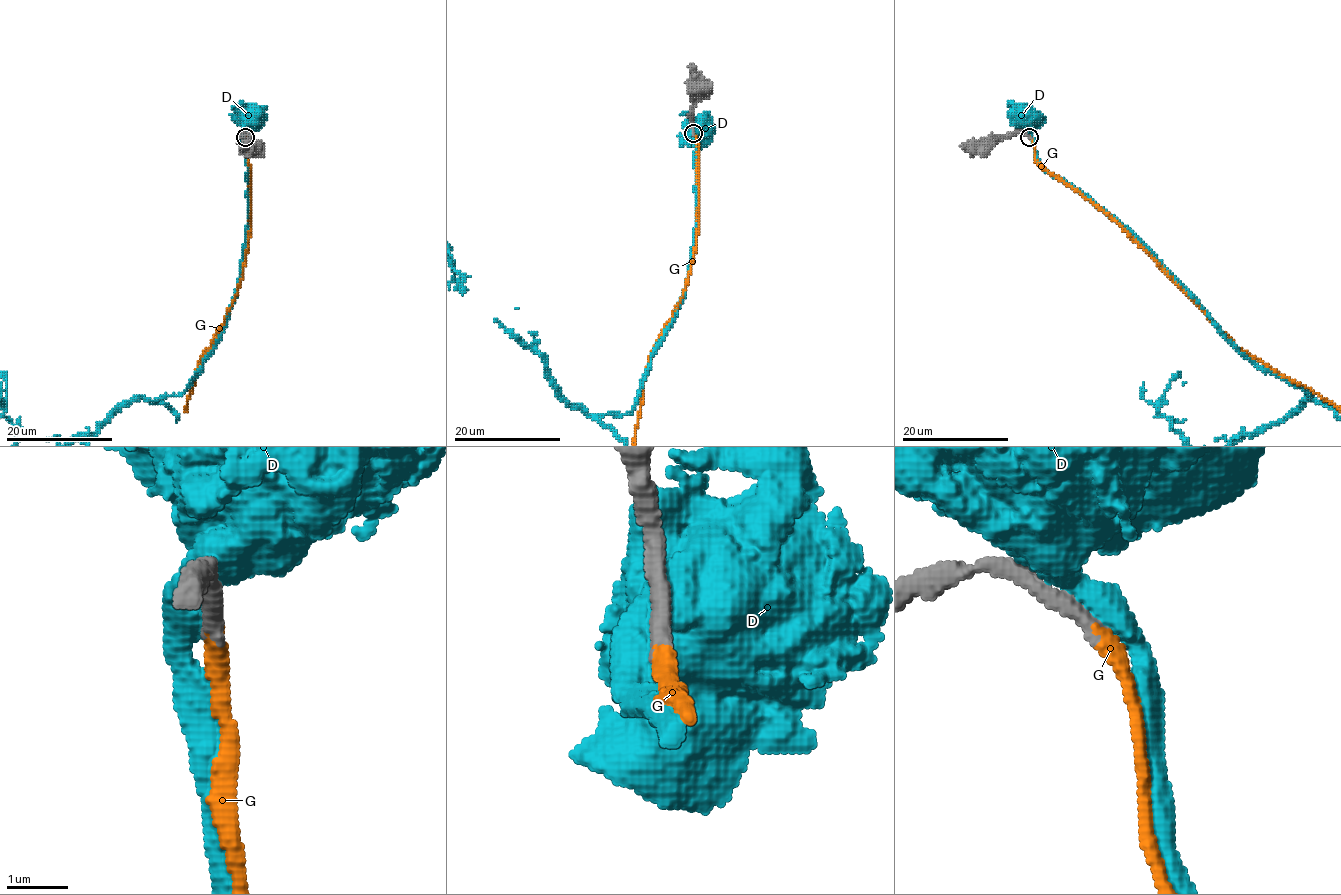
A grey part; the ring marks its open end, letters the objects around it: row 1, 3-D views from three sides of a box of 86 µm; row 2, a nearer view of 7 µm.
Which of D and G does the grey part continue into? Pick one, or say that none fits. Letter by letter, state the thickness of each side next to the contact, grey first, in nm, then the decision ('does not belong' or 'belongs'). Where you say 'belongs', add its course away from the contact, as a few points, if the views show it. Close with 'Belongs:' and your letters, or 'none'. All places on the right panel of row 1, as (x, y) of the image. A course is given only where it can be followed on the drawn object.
D: 380 nm thick on the grey side, 600 nm on the other; does not belong
G: 300 nm thick on the grey side, 280 nm on the other; belongs
Belongs: G

